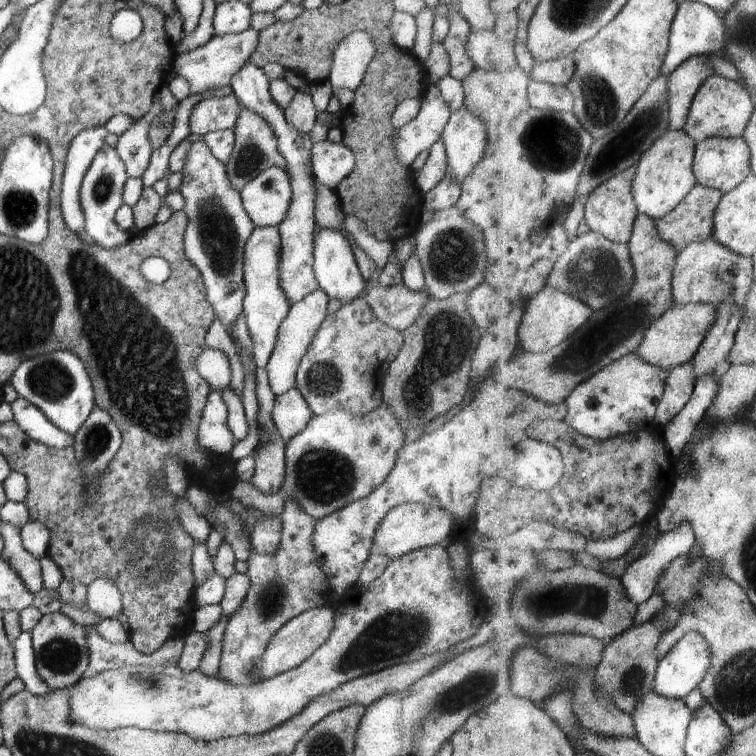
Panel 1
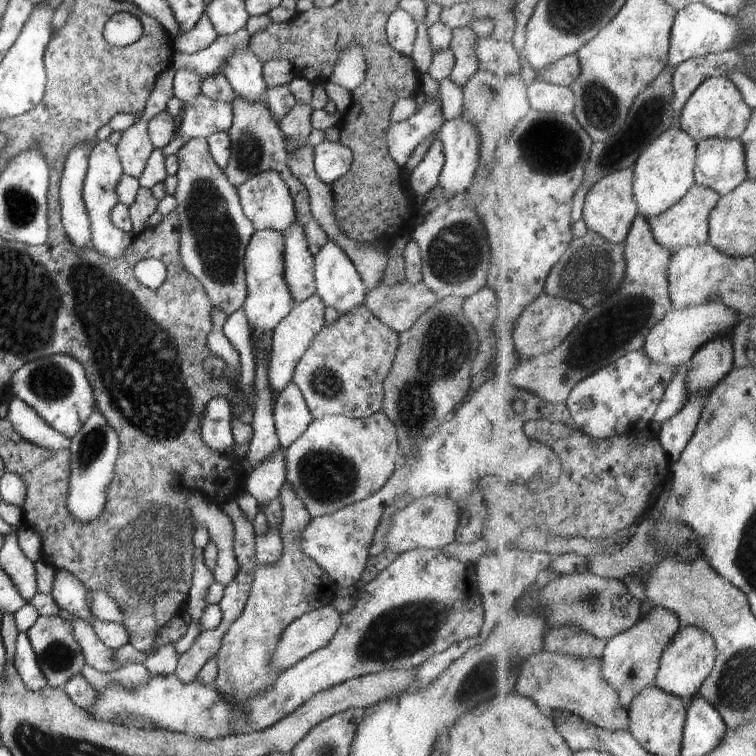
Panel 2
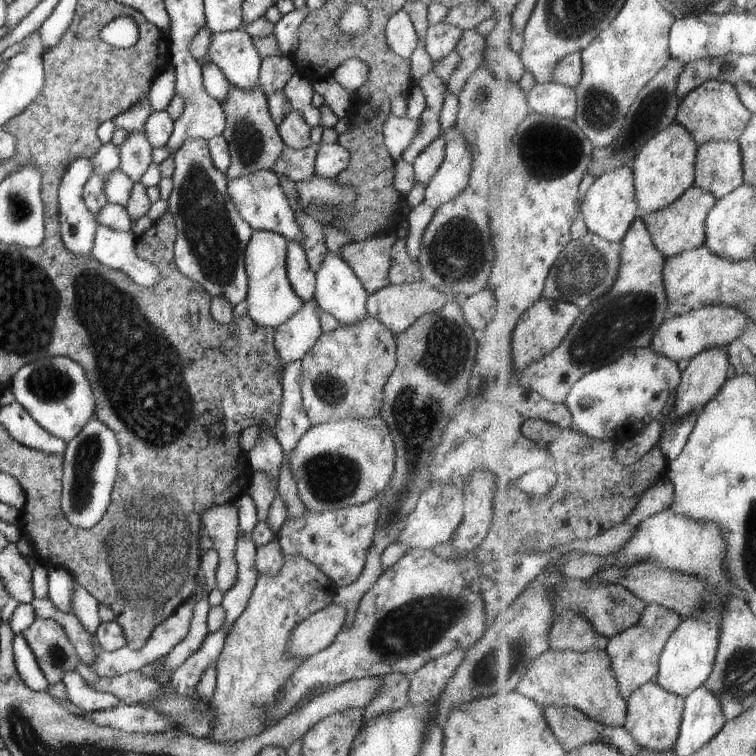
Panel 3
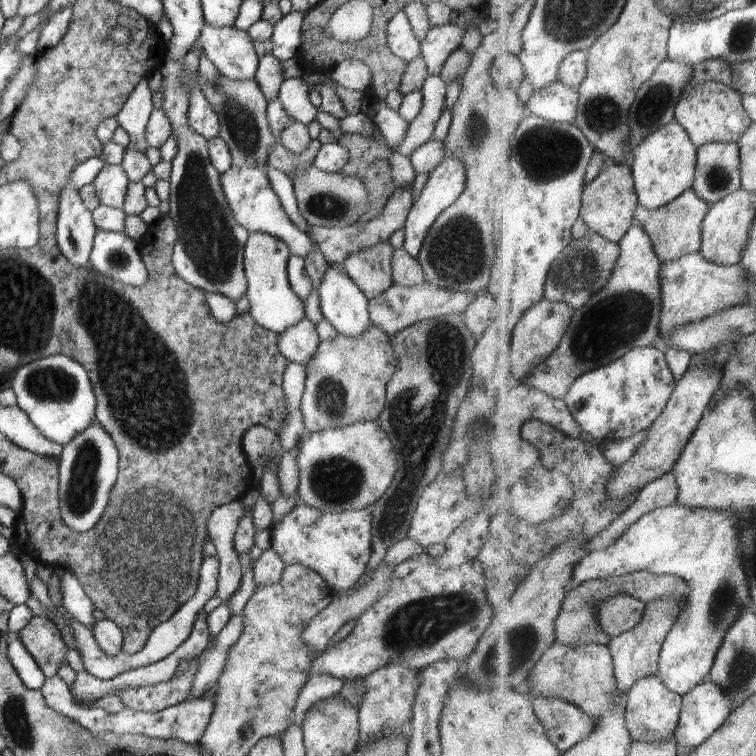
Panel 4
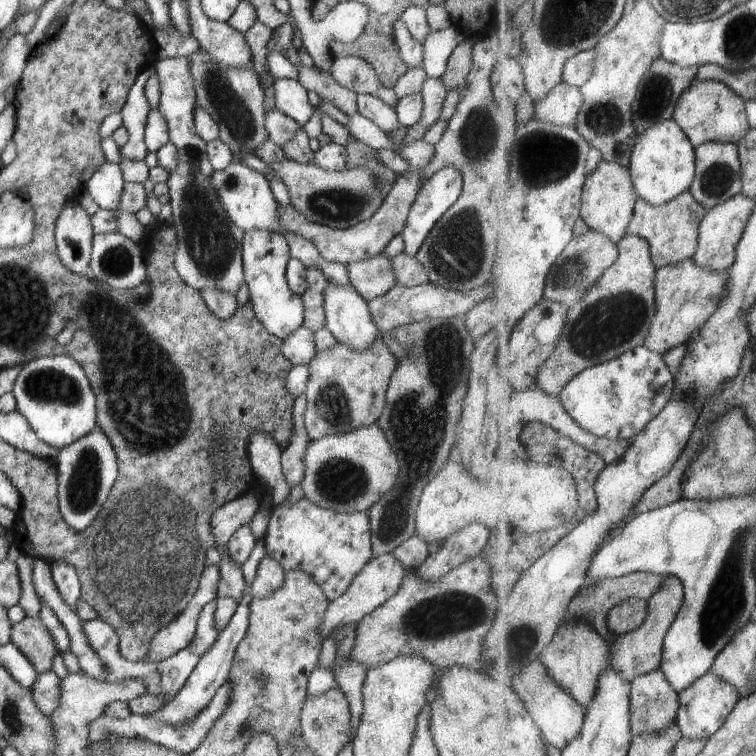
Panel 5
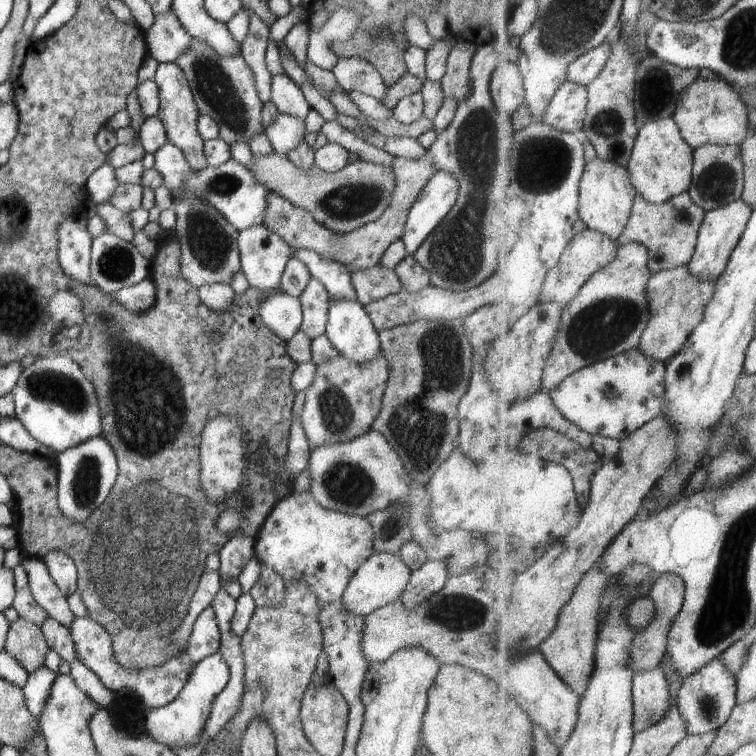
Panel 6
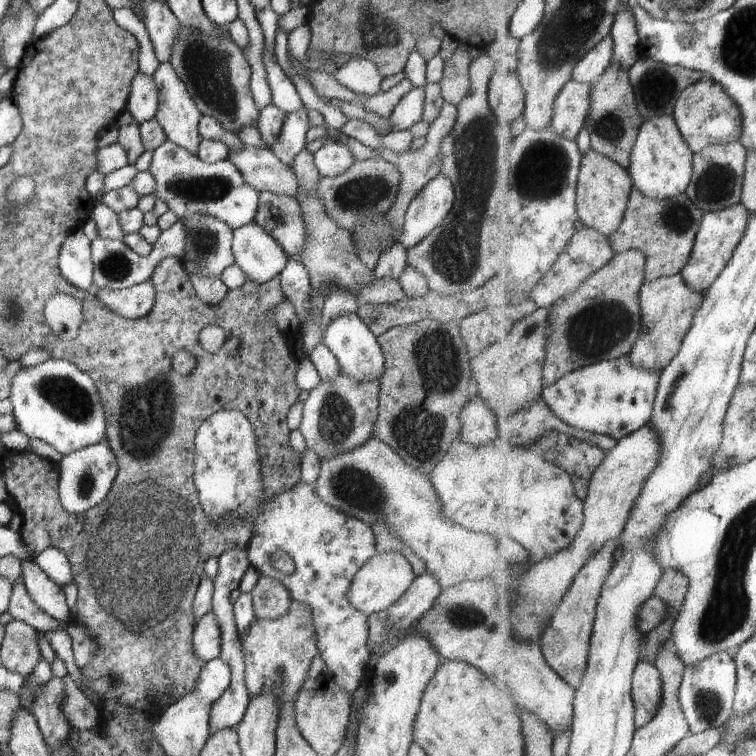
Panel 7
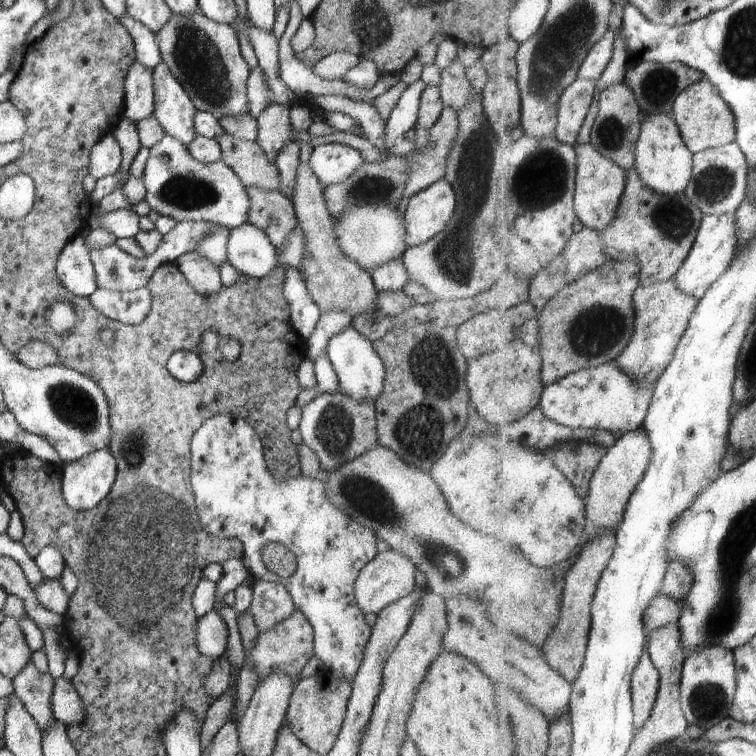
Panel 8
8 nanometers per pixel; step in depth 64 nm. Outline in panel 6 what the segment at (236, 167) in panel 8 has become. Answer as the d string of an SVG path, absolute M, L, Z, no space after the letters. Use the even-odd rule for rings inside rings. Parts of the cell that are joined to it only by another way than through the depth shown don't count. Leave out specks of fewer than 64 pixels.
M276 153L268 156L252 154L252 164L244 168L248 168L268 192L278 193L294 206L302 206L318 224L336 233L352 232L355 228L378 220L388 208L389 198L396 188L394 170L371 161L352 161L342 170L328 174L316 166L310 172L300 170L291 160Z

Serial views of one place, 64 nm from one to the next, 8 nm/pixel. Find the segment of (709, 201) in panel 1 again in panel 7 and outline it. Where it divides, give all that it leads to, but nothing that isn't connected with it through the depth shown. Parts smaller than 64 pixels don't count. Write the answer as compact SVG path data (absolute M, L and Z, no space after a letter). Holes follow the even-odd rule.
M635 186L626 218L620 230L611 237L615 256L631 250L642 250L648 256L647 282L663 279L664 276L676 276L692 260L704 217L704 209L688 193L668 200L658 200L646 196L639 186Z

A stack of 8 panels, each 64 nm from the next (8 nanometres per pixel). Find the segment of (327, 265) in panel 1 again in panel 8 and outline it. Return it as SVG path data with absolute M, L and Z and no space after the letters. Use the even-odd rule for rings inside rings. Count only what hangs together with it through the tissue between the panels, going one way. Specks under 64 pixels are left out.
M350 325L344 329L344 332L338 332L338 336L332 336L330 344L326 348L326 354L338 378L338 392L356 402L368 400L368 402L376 404L376 398L382 394L386 369L372 344L373 342L368 340L367 336L360 334Z

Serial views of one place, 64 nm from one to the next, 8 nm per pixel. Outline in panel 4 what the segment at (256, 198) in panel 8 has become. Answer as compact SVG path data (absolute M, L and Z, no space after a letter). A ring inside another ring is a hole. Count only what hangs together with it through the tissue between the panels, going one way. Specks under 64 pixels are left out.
M408 184L401 188L395 188L392 196L388 198L388 202L384 204L382 212L364 224L355 223L345 227L308 226L305 233L312 242L318 244L318 250L322 252L322 256L330 265L341 265L348 256L355 255L358 250L372 248L378 242L388 240L394 232L400 230L404 226L413 202L412 184Z

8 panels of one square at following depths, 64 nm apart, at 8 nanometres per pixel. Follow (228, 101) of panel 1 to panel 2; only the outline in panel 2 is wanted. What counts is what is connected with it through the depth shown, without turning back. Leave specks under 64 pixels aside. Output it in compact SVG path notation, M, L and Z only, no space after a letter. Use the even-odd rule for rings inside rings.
M180 68L175 72L173 82L173 92L178 98L184 98L186 108L183 112L179 124L175 125L174 139L189 140L189 139L207 139L210 135L219 132L228 132L232 126L234 112L232 112L232 103L216 102L204 94L202 94L202 80L192 72L192 70L184 70Z

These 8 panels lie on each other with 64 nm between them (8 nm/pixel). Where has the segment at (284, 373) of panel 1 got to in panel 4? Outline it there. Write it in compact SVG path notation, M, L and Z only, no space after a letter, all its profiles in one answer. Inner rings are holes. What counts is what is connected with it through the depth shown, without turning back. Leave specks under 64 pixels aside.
M304 315L298 324L278 335L278 350L288 362L305 365L314 356L319 340L316 326Z

